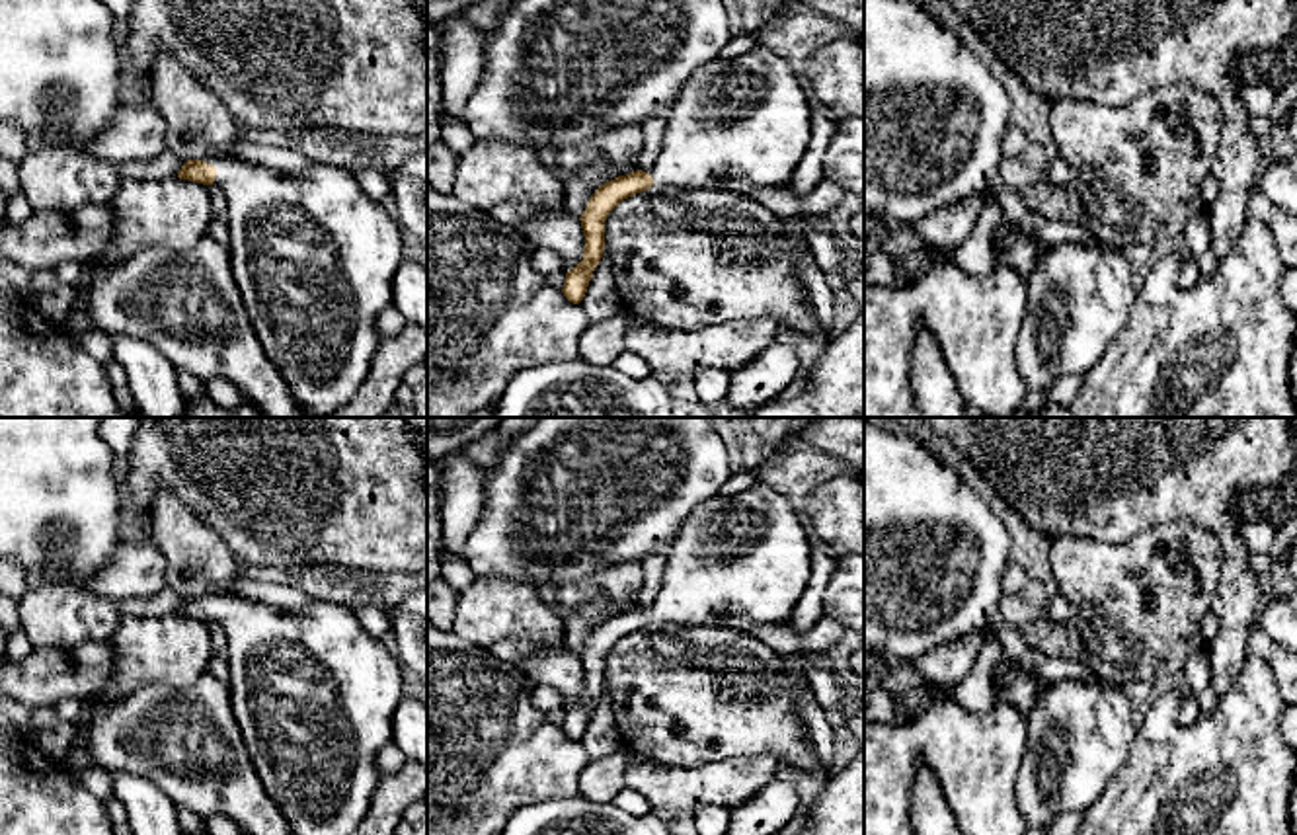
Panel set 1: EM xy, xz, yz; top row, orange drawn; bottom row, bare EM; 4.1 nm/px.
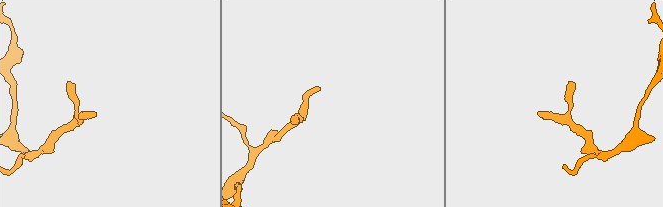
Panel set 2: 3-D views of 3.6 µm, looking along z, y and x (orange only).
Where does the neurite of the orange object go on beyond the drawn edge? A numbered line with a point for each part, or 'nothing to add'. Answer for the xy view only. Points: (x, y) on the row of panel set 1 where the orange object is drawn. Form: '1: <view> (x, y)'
1: xy (314, 258)

